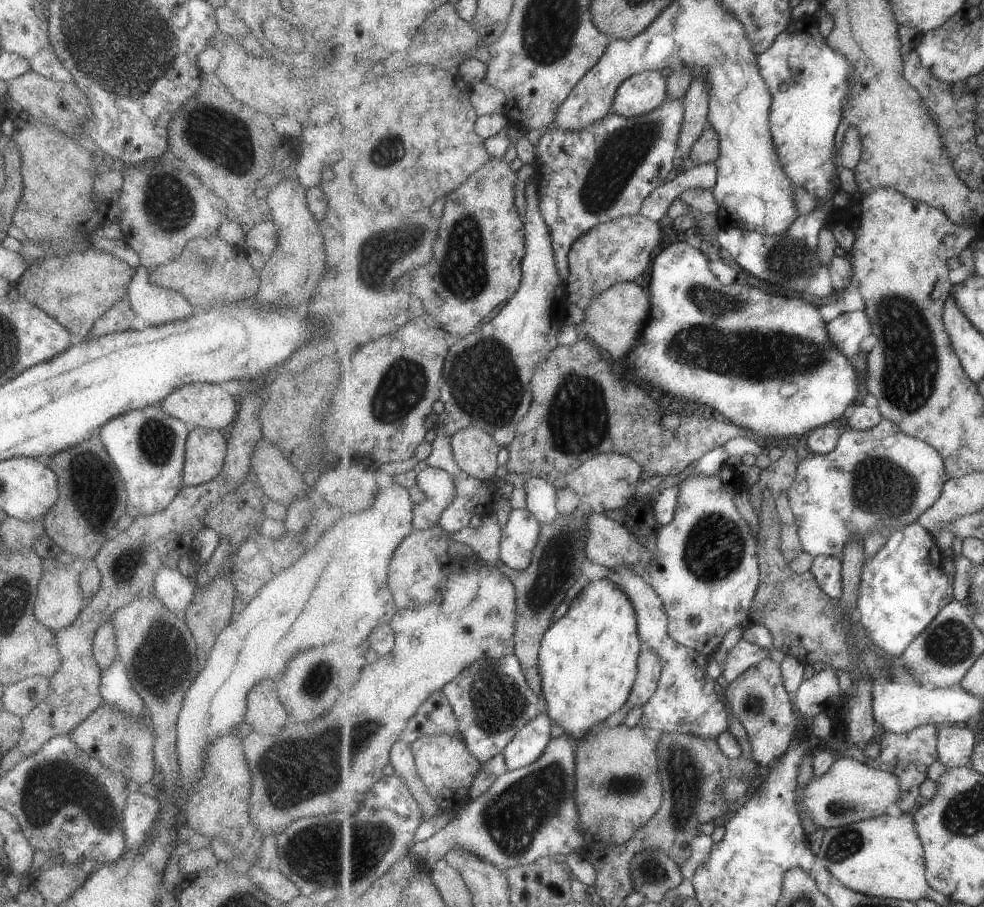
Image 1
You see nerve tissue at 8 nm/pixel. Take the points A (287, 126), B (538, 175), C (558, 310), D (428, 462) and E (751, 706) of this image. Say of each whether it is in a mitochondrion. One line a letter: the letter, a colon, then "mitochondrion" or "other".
A: other
B: other
C: other
D: other
E: other

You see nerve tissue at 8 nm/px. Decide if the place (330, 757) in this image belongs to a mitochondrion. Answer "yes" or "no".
yes

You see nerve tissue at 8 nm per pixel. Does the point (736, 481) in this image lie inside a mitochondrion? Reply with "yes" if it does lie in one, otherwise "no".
no

